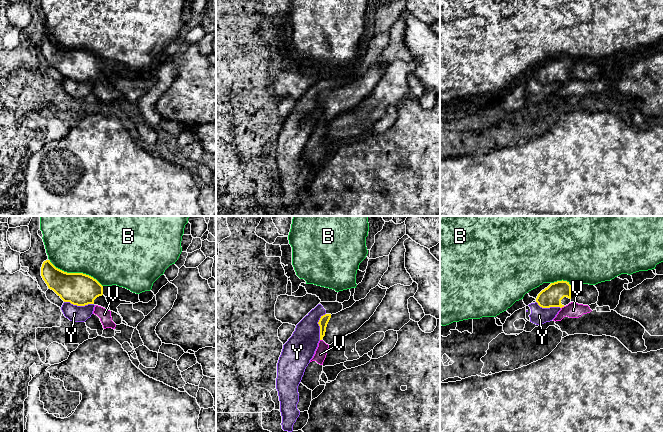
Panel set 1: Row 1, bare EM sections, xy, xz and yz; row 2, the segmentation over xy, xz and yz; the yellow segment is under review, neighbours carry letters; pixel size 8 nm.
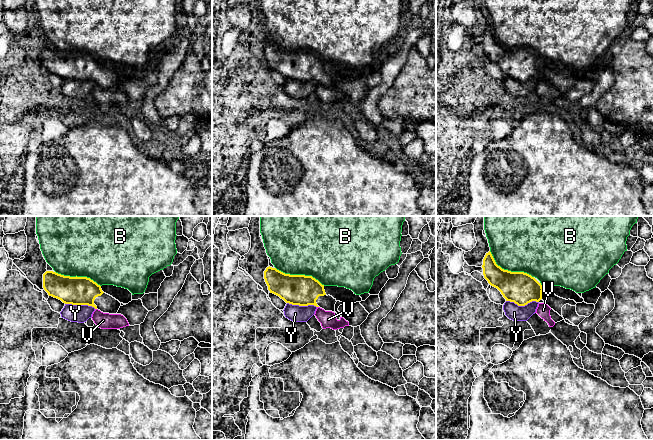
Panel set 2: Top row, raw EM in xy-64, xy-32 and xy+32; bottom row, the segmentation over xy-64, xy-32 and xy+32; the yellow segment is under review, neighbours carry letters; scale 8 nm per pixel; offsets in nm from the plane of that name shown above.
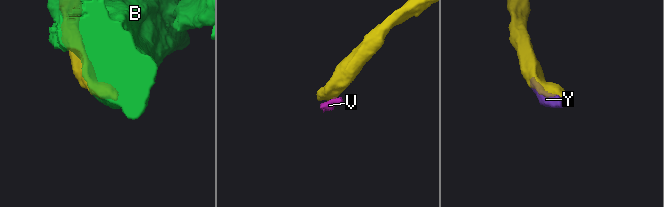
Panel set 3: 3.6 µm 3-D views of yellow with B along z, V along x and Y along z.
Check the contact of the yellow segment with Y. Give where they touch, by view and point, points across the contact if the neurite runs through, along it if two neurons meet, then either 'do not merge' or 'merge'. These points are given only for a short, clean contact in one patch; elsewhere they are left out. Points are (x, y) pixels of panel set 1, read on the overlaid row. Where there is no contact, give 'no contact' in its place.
meets yellow in xy at (79, 305); do not merge

